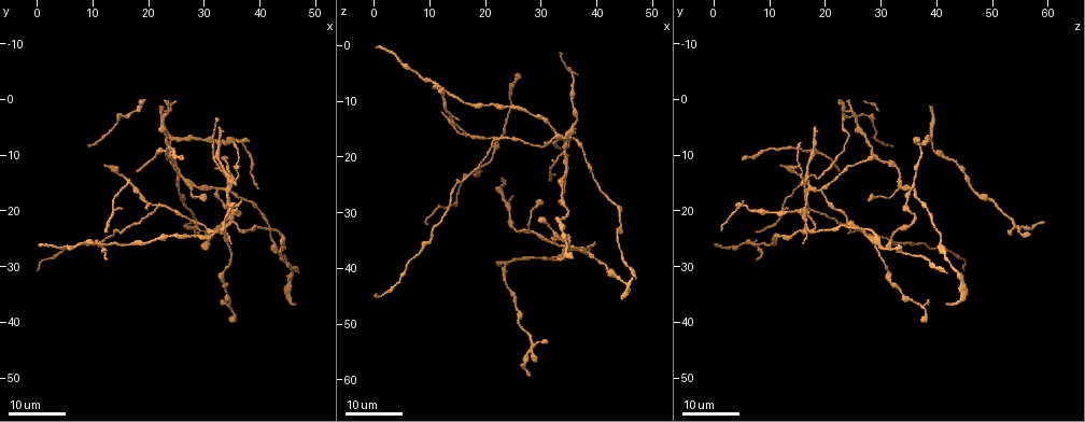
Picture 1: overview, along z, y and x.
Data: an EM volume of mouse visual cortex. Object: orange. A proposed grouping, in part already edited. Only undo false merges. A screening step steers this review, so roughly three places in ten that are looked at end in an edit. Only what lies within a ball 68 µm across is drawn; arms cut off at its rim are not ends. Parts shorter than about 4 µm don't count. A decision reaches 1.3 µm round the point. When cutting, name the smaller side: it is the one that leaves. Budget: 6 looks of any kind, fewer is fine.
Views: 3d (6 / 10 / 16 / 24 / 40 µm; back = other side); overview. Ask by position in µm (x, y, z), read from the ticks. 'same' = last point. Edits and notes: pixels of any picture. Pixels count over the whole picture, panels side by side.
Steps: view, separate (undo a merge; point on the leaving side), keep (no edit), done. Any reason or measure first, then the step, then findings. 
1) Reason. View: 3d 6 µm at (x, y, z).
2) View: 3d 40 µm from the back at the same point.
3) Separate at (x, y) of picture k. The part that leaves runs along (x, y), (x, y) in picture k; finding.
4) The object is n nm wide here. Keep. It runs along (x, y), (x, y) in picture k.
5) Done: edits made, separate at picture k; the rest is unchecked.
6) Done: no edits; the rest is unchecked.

Three-way junction. View: 3d 16 µm at (32.5, 16.0, 35.0).

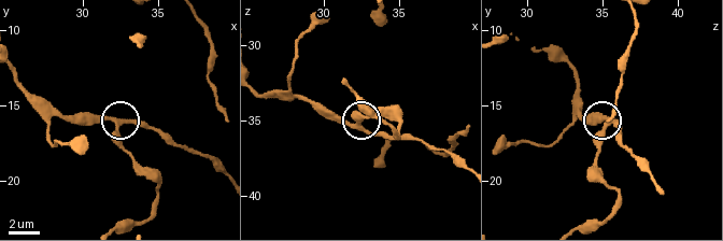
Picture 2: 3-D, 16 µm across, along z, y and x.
View: 3d 6 µm at (32.2, 16.4, 35.2).

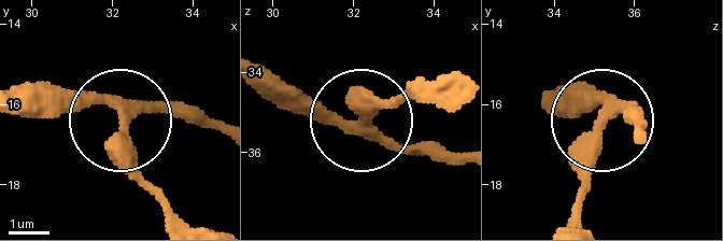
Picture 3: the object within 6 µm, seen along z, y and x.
View: 3d 6 µm from the back at (32.20, 16.35, 35.10).

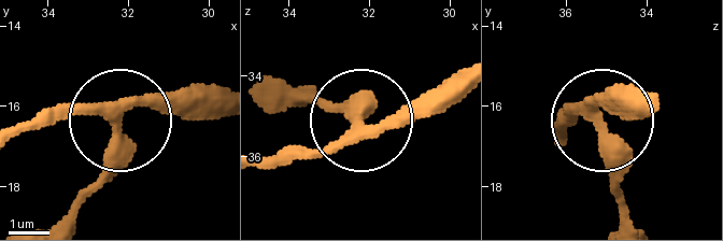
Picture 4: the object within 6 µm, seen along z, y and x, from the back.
3 arms meet here. Keep. It runs along (25, 131), (87, 111), (114, 122), (104, 183), (76, 221) in picture 4; all the same neuron.

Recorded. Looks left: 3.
Arms part here. View: 3d 24 µm at (34.5, 22.0, 16.5).

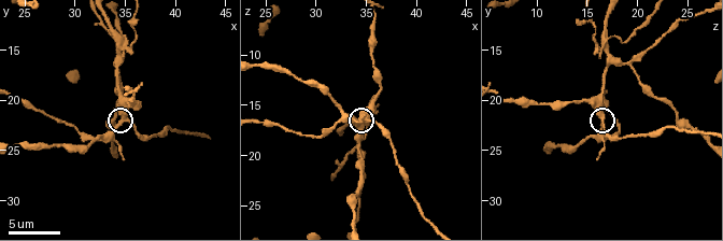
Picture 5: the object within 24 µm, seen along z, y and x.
Zoom in. View: 3d 10 µm at (34.6, 21.8, 16.2).

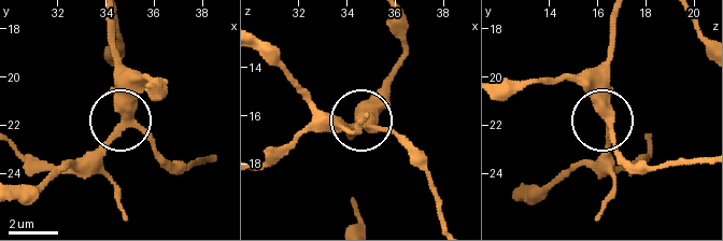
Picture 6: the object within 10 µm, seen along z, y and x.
The object is 340 nm wide here. Keep. It runs along (212, 156), (187, 168), (174, 167), (131, 125), (119, 53) in picture 6; continuous, no second neuron.

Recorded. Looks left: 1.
Done: no edits; the rest is unchecked.

